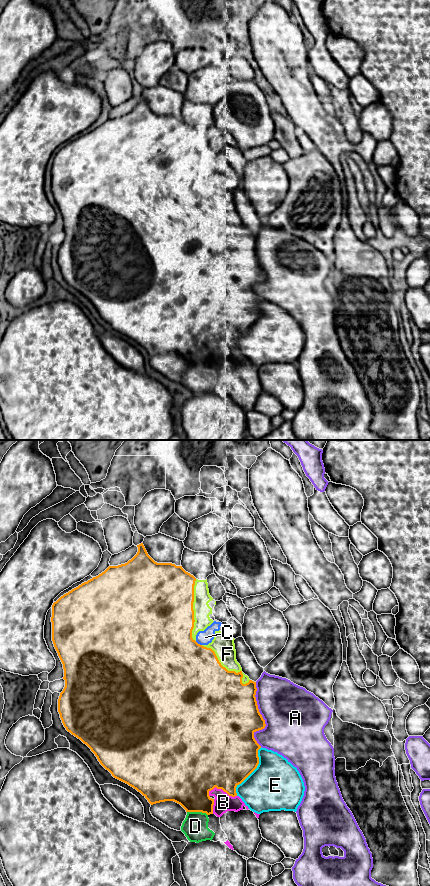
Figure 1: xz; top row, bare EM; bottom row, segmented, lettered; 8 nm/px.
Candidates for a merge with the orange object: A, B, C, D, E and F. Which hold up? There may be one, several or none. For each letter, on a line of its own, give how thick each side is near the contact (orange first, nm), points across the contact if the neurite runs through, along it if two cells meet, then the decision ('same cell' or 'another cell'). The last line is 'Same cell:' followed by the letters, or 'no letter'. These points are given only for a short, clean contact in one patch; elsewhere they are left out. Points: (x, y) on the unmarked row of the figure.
A: 460 nm thick on the orange side, 460 nm on the other; another cell
B: 480 nm thick on the orange side, 150 nm on the other; another cell
C: 500 nm thick on the orange side, 120 nm on the other; another cell
D: 380 nm thick on the orange side, 200 nm on the other; another cell
E: 500 nm thick on the orange side, 420 nm on the other; another cell
F: 500 nm thick on the orange side, 170 nm on the other; same cell
Same cell: F

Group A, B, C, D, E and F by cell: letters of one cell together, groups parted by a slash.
A / B E / C / D / F

